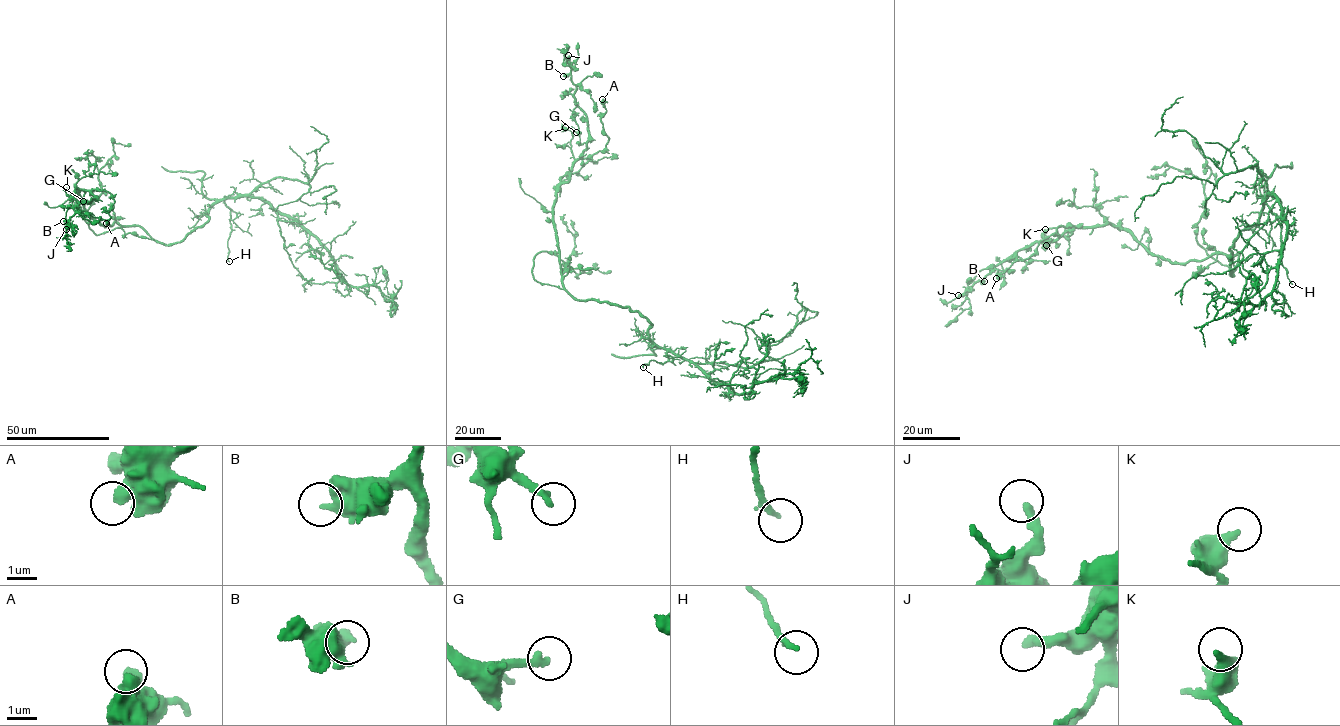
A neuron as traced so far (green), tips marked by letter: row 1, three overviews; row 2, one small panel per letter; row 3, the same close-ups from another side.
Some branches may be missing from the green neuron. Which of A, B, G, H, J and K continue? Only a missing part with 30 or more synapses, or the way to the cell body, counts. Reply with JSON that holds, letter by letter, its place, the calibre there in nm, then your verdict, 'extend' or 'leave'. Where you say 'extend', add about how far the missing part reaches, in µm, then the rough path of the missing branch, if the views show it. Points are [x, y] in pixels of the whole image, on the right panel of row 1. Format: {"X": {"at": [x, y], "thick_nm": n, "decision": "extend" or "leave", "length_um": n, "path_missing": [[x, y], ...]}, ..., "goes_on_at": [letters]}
{"A": {"at": [996, 278], "thick_nm": 500, "decision": "leave"}, "B": {"at": [984, 281], "thick_nm": 420, "decision": "leave"}, "G": {"at": [1046, 245], "thick_nm": 240, "decision": "leave"}, "H": {"at": [1292, 284], "thick_nm": 200, "decision": "leave"}, "J": {"at": [958, 295], "thick_nm": 300, "decision": "leave"}, "K": {"at": [1045, 229], "thick_nm": 360, "decision": "leave"}, "goes_on_at": []}

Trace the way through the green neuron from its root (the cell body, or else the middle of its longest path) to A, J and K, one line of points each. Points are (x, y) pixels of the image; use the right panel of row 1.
A: (1230, 271), (1234, 276), (1240, 253), (1169, 262), (1113, 224), (1069, 224), (996, 278)
J: (1230, 271), (1234, 276), (1240, 253), (1169, 262), (1113, 224), (1075, 226), (1017, 250), (958, 295)
K: (1230, 271), (1234, 276), (1240, 253), (1169, 262), (1113, 224), (1051, 228), (1043, 234), (1048, 242), (1045, 229)

